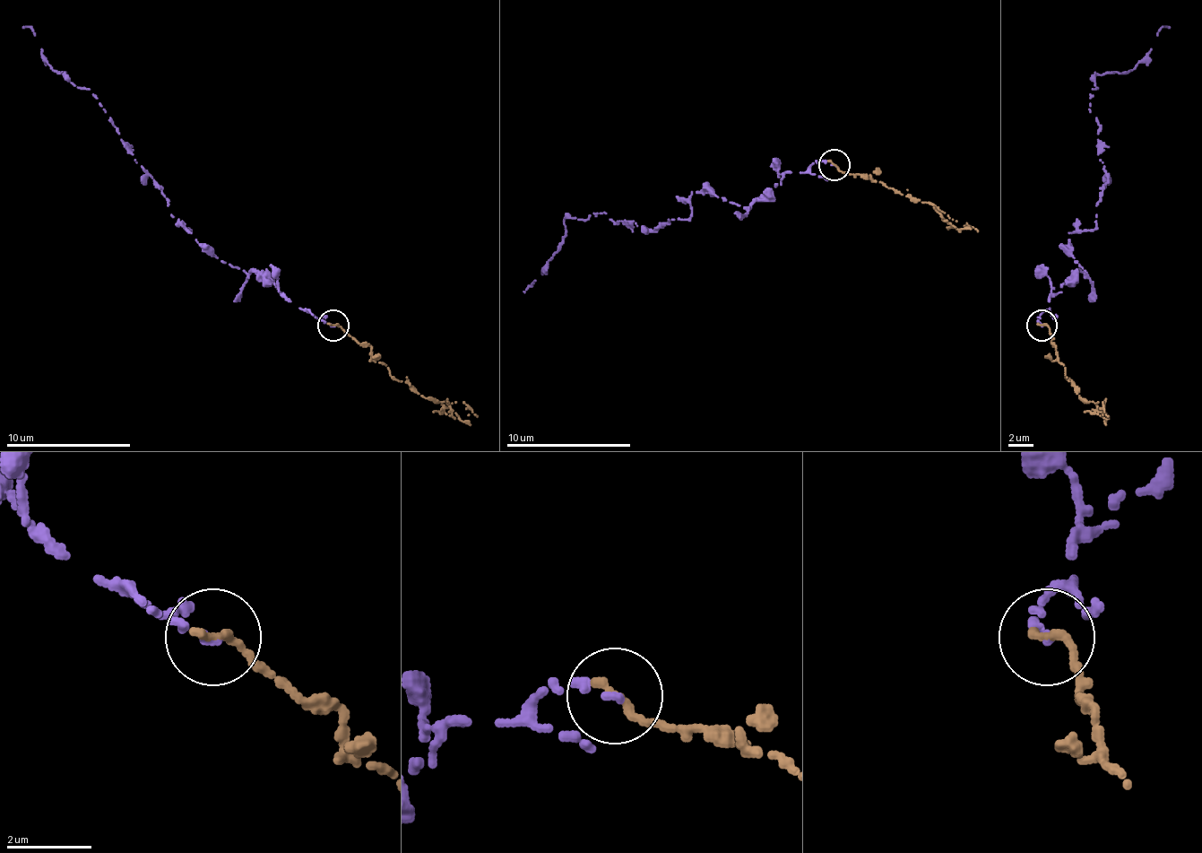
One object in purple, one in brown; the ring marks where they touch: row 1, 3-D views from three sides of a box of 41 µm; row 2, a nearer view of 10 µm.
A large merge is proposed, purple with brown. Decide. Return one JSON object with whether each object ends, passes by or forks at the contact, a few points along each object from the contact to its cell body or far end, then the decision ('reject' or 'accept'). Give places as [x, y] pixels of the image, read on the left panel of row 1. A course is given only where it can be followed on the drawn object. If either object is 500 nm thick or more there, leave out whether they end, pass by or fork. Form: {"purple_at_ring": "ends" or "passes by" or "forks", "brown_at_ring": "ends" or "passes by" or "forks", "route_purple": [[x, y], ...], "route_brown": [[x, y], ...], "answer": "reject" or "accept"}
{"purple_at_ring": "ends", "brown_at_ring": "ends", "route_purple": [[332, 326], [223, 263], [183, 226], [98, 98], [57, 73], [36, 31], [23, 29]], "route_brown": [[332, 326], [348, 332], [367, 347], [392, 376], [432, 397], [448, 401], [461, 420], [470, 413], [463, 401]], "answer": "accept"}

